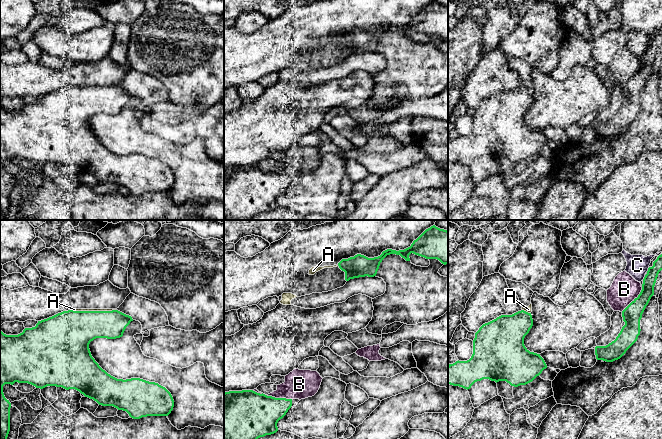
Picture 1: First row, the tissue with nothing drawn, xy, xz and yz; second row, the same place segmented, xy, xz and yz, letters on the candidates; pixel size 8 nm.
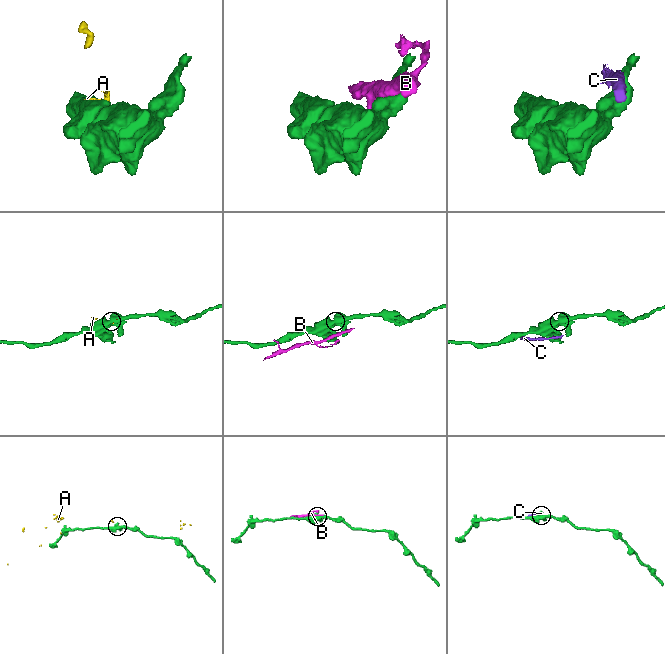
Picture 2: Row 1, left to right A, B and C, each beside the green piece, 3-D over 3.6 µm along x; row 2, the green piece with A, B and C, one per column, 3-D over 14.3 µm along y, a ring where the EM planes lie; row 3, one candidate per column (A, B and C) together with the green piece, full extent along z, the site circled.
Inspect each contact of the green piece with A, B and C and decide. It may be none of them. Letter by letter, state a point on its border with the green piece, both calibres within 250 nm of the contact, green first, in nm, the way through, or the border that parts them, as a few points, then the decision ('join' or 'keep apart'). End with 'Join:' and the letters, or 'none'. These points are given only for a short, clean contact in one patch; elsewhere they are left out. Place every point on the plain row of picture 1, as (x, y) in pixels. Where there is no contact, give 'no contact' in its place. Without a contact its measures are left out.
A: contact xy (94, 87); calibres 340 and 20 nm; keep apart
B: contact xz (279, 174); calibres 360 and 240 nm; keep apart
C: contact yz (648, 45); calibres 100 and 180 nm; keep apart
Join: none

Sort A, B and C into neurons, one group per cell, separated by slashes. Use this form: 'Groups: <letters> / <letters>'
Groups: A / B / C

